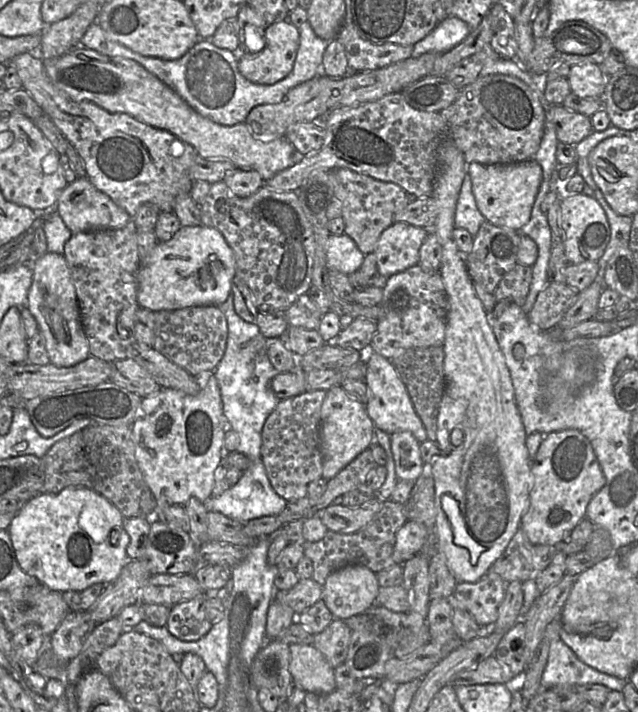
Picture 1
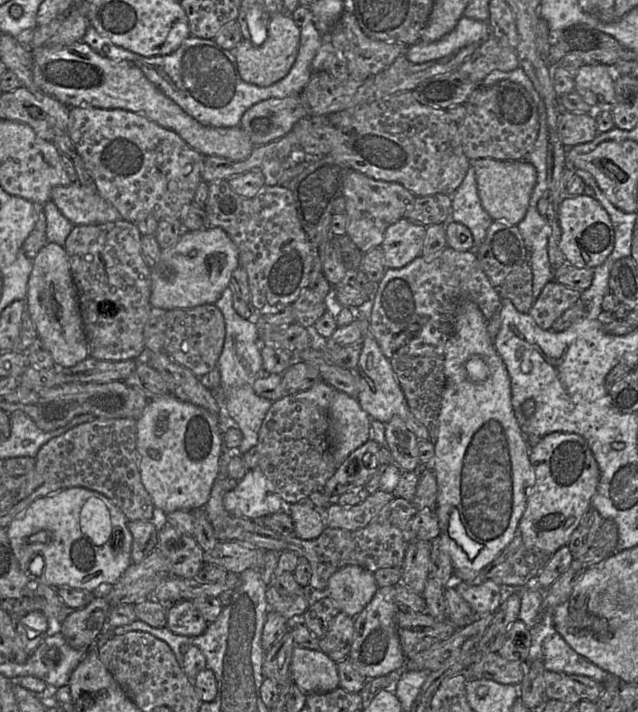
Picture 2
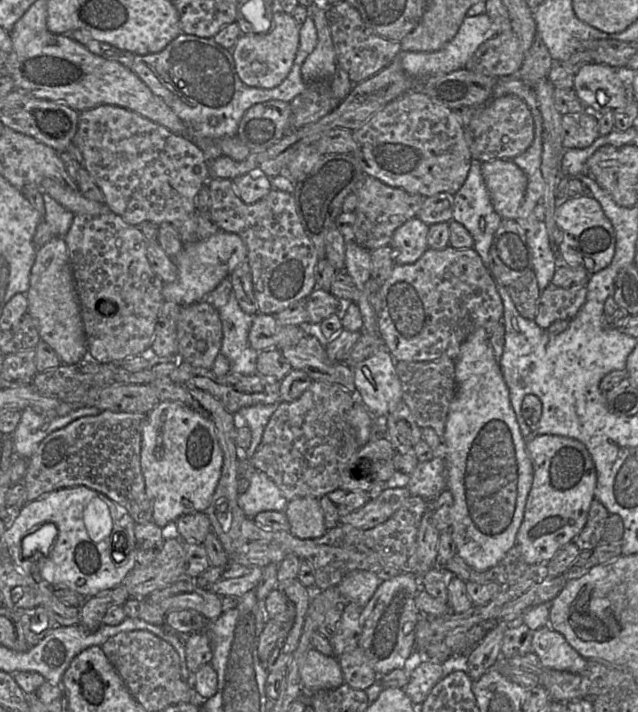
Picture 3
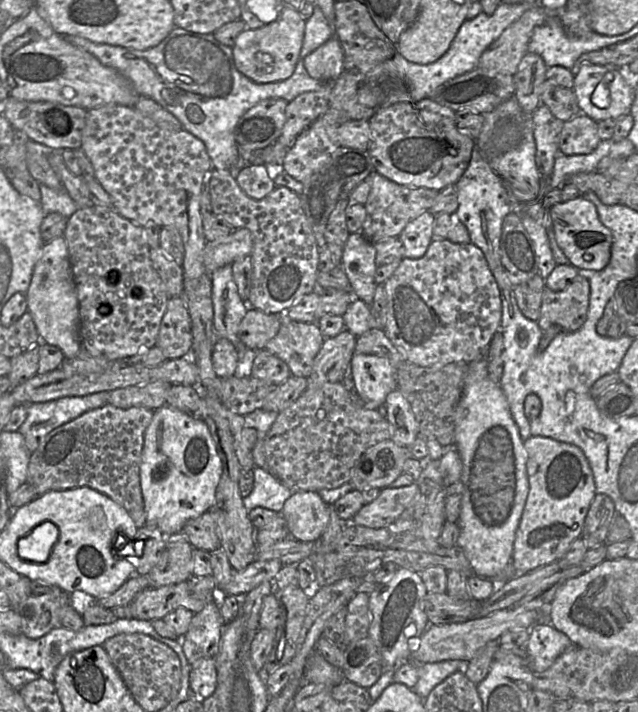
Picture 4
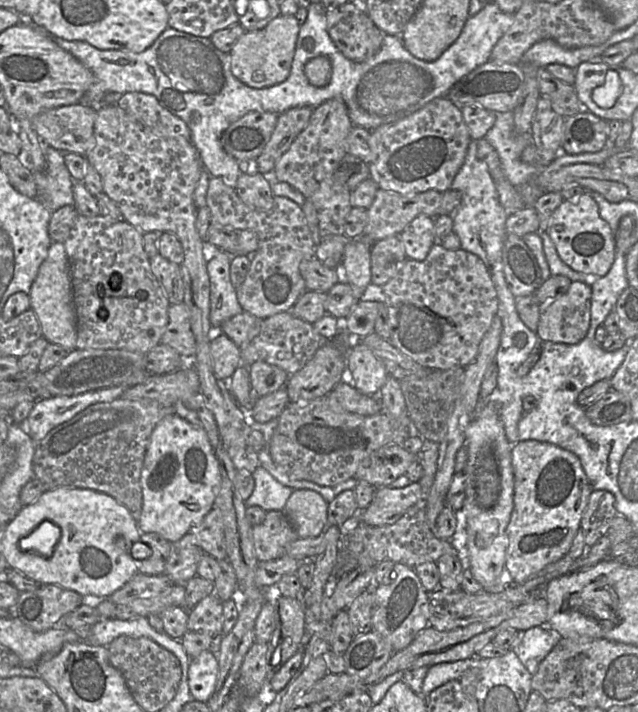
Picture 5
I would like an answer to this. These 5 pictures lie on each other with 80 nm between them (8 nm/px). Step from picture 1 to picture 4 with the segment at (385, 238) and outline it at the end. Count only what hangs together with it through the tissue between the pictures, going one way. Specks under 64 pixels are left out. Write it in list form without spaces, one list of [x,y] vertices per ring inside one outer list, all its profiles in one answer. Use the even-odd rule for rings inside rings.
[[[425,212],[410,221],[397,237],[403,247],[403,258],[418,260],[432,242],[435,217]]]

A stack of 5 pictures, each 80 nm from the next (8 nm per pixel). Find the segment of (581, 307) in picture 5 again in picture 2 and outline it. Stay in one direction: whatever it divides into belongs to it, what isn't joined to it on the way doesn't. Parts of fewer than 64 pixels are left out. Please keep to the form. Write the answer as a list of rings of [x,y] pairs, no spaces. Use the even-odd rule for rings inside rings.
[[[550,281],[534,301],[529,314],[540,328],[549,330],[564,311],[580,300],[580,296],[579,290],[569,288],[557,281]]]

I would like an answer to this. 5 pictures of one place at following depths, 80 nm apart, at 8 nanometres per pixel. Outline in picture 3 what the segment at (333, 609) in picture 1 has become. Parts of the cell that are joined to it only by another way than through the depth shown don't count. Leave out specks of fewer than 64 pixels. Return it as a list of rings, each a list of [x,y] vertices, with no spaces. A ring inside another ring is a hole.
[[[353,570],[344,576],[337,588],[345,602],[354,603],[363,609],[382,582],[376,573]]]

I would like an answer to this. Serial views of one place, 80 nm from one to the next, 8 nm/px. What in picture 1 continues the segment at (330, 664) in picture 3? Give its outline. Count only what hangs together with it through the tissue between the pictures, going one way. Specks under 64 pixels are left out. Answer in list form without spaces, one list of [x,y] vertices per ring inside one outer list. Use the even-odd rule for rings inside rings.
[[[291,644],[289,671],[304,691],[324,695],[336,690],[334,668],[313,645]]]

